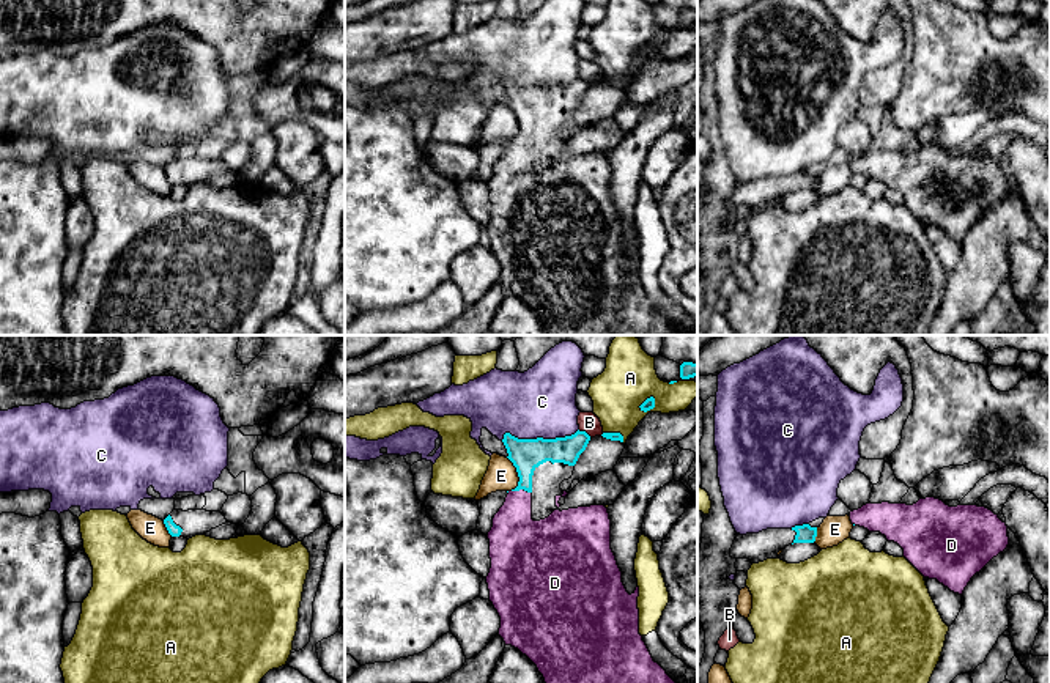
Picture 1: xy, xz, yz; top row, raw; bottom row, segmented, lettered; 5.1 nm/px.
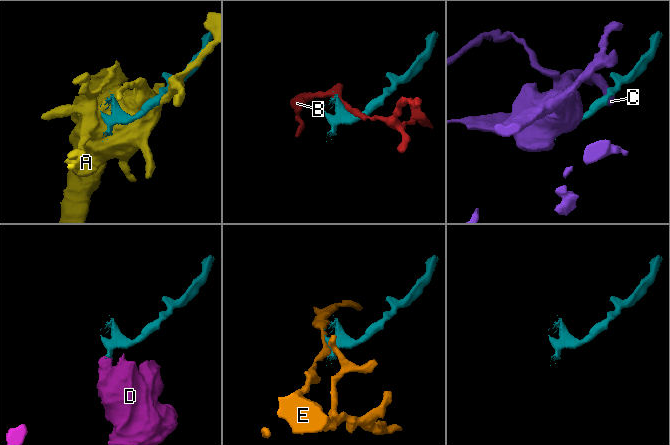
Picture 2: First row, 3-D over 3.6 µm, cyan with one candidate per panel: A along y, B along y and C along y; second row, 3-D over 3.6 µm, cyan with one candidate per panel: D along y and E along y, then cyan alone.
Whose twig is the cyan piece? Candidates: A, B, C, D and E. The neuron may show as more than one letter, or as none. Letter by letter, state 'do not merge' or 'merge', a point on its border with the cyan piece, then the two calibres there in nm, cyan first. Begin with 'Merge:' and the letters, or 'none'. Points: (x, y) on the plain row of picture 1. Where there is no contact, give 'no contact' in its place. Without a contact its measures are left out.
Merge: D
A: do not merge; meets cyan in xz at (646, 47); 60 nm thick on the cyan side, 280 nm on the other
B: do not merge; meets cyan in xz at (584, 79); 140 nm thick on the cyan side, 100 nm on the other
C: do not merge; meets cyan in xz at (539, 85); 160 nm thick on the cyan side, 360 nm on the other
D: merge; meets cyan in xz at (521, 136); 160 nm thick on the cyan side, 240 nm on the other
E: do not merge; meets cyan in xz at (518, 121); 160 nm thick on the cyan side, 160 nm on the other

